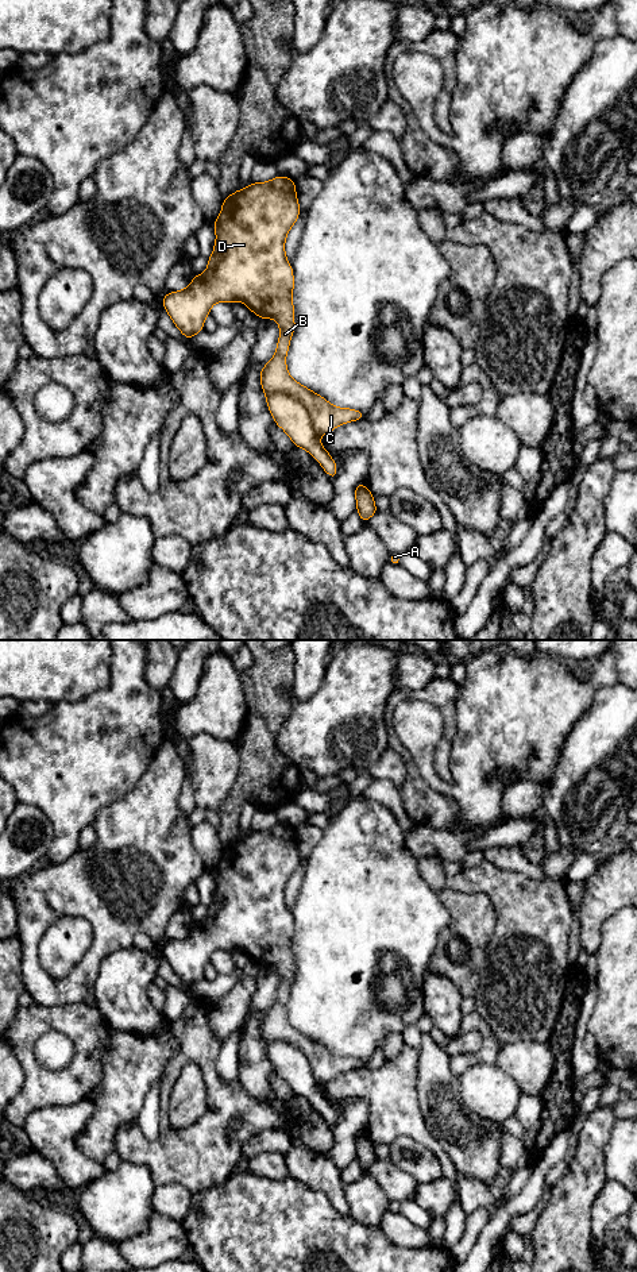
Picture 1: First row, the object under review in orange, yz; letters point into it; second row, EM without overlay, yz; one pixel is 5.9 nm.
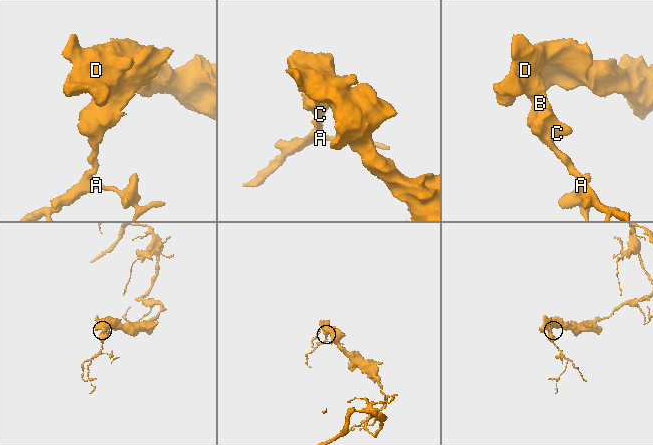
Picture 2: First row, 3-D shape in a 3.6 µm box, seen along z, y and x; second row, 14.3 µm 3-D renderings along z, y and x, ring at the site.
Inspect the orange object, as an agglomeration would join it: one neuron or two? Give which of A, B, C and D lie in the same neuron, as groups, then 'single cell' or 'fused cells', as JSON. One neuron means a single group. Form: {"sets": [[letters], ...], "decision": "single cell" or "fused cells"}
{"sets": [["A"], ["B", "C", "D"]], "decision": "fused cells"}

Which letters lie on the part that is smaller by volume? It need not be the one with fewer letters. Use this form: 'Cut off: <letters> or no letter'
Cut off: A

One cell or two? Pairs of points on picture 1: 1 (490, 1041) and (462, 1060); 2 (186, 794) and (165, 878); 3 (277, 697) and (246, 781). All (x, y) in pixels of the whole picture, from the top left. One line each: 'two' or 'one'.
1: one
2: two
3: one

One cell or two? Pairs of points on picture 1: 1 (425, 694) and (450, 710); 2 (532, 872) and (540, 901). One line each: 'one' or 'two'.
1: one
2: two

